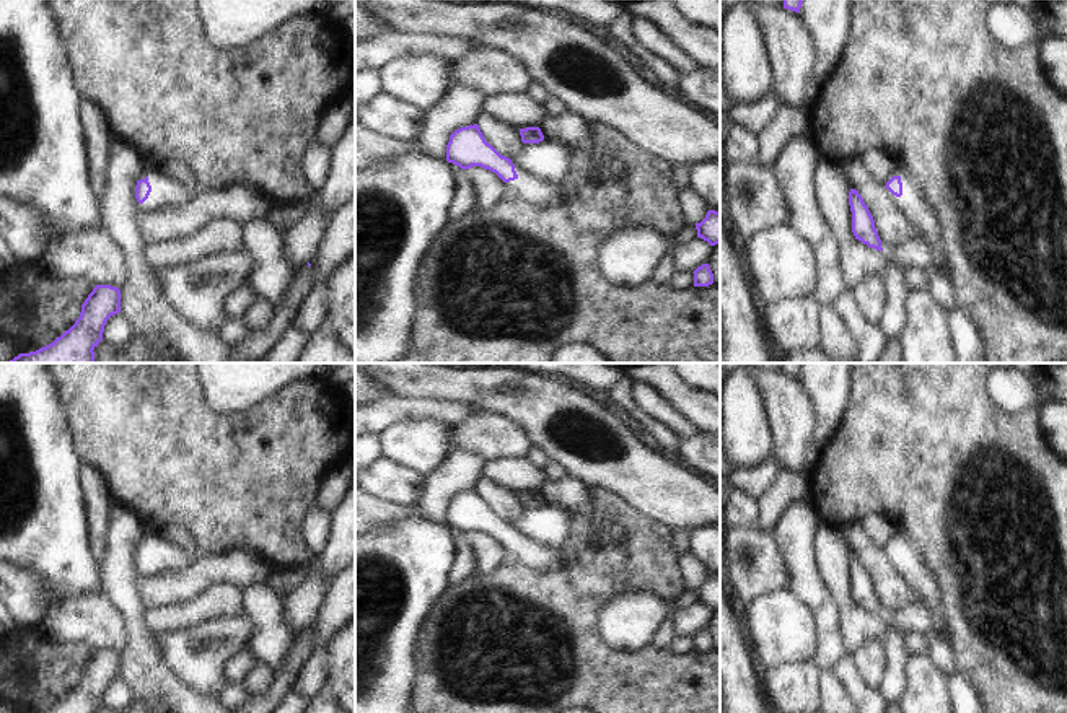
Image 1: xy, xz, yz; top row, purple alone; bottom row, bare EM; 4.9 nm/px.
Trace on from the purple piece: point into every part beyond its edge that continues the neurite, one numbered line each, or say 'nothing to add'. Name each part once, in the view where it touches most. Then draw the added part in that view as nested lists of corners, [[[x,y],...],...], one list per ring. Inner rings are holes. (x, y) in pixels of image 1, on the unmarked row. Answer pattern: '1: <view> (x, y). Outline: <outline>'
1: xy (163, 552). Outline: [[[148,542],[148,547],[151,550],[151,557],[145,566],[151,566],[158,560],[165,562],[168,566],[174,566],[178,557],[176,547],[166,544],[156,545],[153,542]]]

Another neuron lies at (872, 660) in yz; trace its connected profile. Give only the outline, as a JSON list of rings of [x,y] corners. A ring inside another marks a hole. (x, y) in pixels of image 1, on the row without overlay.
[[[867,641],[867,645],[854,656],[854,659],[862,677],[865,679],[865,684],[873,690],[878,690],[888,664],[885,645],[878,641]]]

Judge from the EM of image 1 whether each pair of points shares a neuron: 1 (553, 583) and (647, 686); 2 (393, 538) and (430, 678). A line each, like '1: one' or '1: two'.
1: one
2: two

